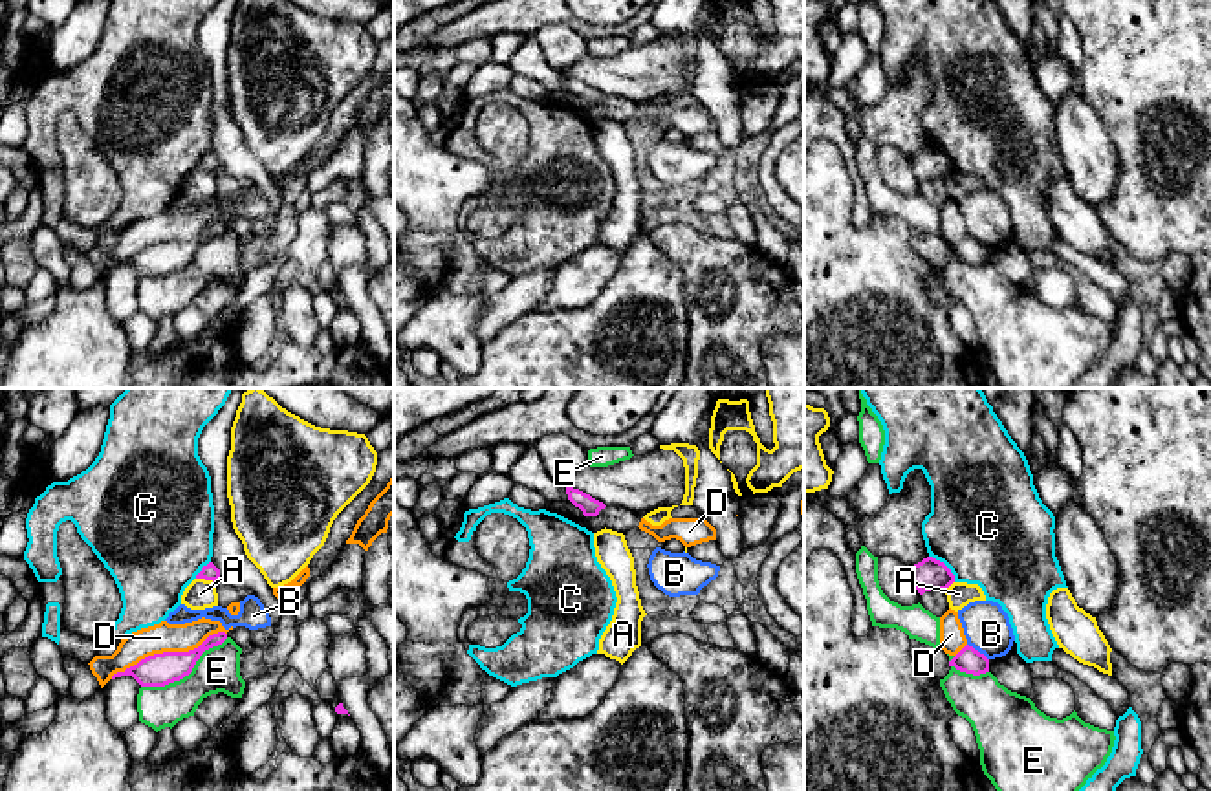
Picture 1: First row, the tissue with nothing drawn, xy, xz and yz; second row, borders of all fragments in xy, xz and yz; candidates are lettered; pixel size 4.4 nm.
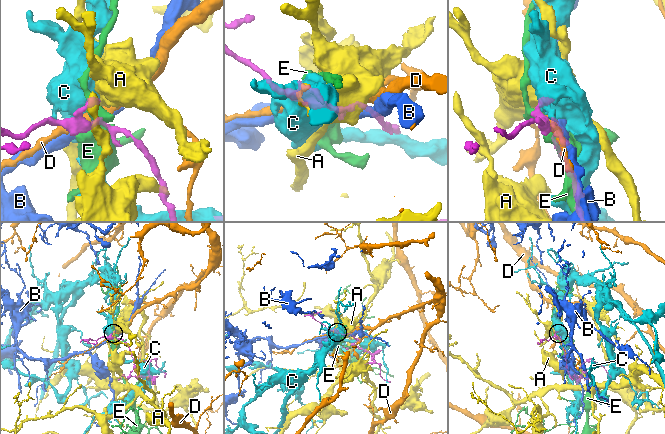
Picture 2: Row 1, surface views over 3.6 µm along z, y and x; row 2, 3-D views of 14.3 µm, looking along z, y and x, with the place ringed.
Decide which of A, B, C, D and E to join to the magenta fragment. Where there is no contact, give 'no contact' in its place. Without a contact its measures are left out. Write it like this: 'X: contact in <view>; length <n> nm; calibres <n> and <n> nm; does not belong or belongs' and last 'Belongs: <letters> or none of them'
A: contact in xy; length 80 nm; calibres 70 and 140 nm; does not belong
B: contact in yz; length 120 nm; calibres 110 and 200 nm; does not belong
C: contact in yz; length 170 nm; calibres 140 and 500 nm; does not belong
D: contact in xy; length 550 nm; calibres 140 and 130 nm; does not belong
E: contact in xy; length 440 nm; calibres 140 and 190 nm; does not belong
Belongs: none of them

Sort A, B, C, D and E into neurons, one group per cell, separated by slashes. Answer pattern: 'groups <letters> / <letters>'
groups A / B / C / D / E

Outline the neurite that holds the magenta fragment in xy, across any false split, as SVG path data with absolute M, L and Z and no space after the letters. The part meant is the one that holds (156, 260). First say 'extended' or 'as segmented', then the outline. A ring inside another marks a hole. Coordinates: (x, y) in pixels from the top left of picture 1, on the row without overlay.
as segmented; M225 222L209 225L198 238L189 242L163 242L141 249L137 255L117 262L112 269L132 265L141 276L165 276L189 265L200 245L222 234L227 229Z

